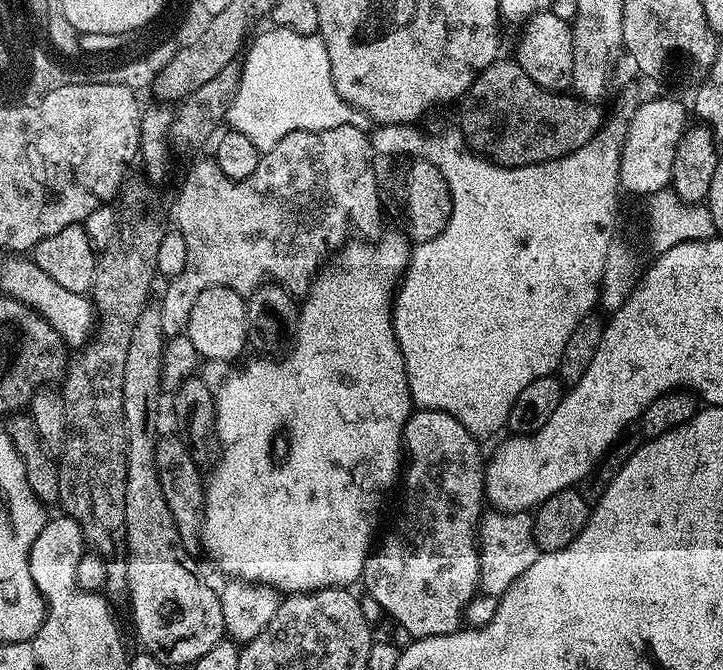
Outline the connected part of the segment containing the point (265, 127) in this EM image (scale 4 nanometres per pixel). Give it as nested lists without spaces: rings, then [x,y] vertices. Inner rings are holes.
[[[275,26],[269,29],[247,45],[246,52],[252,57],[242,64],[240,78],[243,82],[228,107],[227,127],[238,134],[246,134],[262,154],[295,131],[334,130],[347,124],[367,129],[368,117],[340,97],[332,77],[330,54],[319,33],[295,34]]]

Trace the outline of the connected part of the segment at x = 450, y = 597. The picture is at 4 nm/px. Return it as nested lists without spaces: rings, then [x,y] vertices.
[[[438,410],[413,411],[409,416],[406,426],[404,427],[404,446],[406,449],[406,467],[402,472],[402,488],[404,484],[404,501],[400,504],[400,513],[396,516],[396,521],[392,524],[392,529],[384,536],[384,541],[375,545],[374,551],[369,555],[366,566],[364,567],[364,575],[362,577],[362,585],[367,595],[374,601],[378,602],[381,613],[393,616],[406,631],[409,637],[421,640],[422,638],[430,638],[431,636],[441,636],[442,634],[450,634],[451,632],[459,632],[462,627],[460,619],[464,616],[464,611],[468,608],[468,603],[475,598],[476,592],[481,591],[480,587],[480,541],[478,533],[480,531],[480,522],[486,512],[486,497],[484,494],[484,470],[486,467],[485,453],[480,453],[482,448],[481,441],[475,436],[470,435],[466,430],[466,426],[462,426],[462,422],[458,422],[458,418],[454,418],[445,412]]]

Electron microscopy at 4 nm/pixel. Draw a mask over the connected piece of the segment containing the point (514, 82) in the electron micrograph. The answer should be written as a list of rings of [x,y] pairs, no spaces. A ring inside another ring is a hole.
[[[498,58],[474,78],[459,105],[458,128],[473,152],[503,168],[517,168],[574,154],[596,137],[604,120],[599,103],[547,92],[515,59],[504,59]]]

